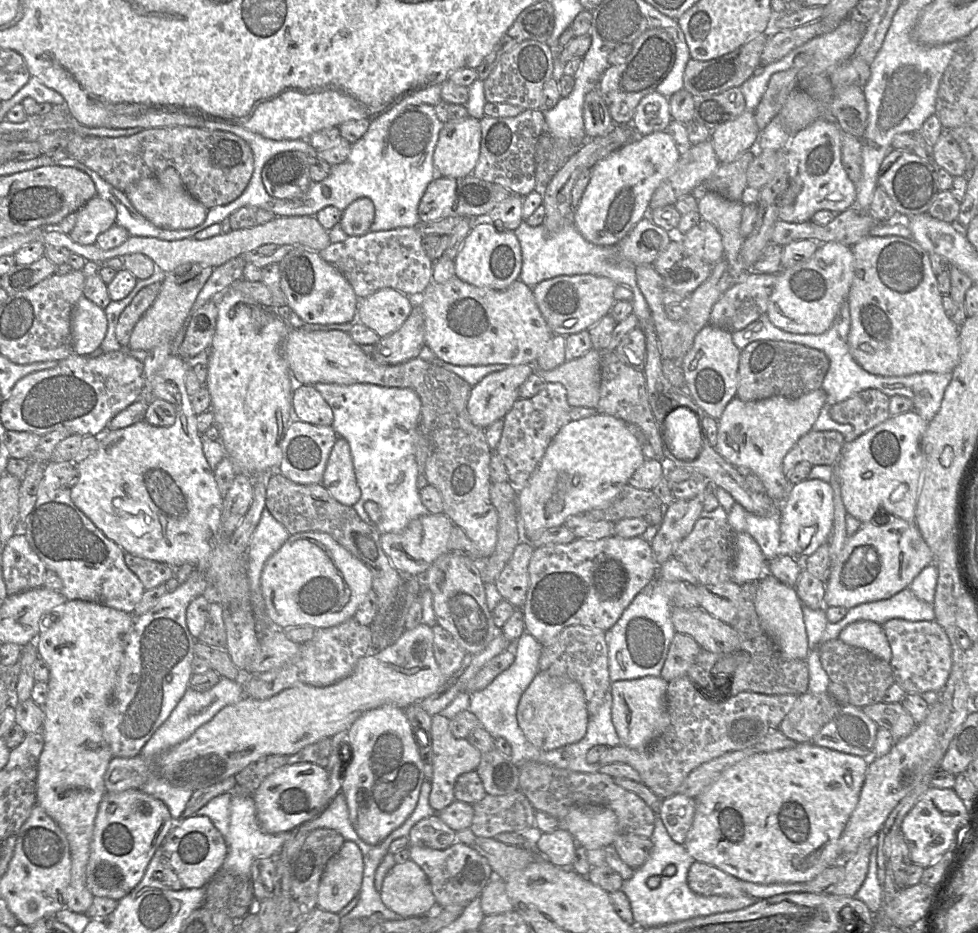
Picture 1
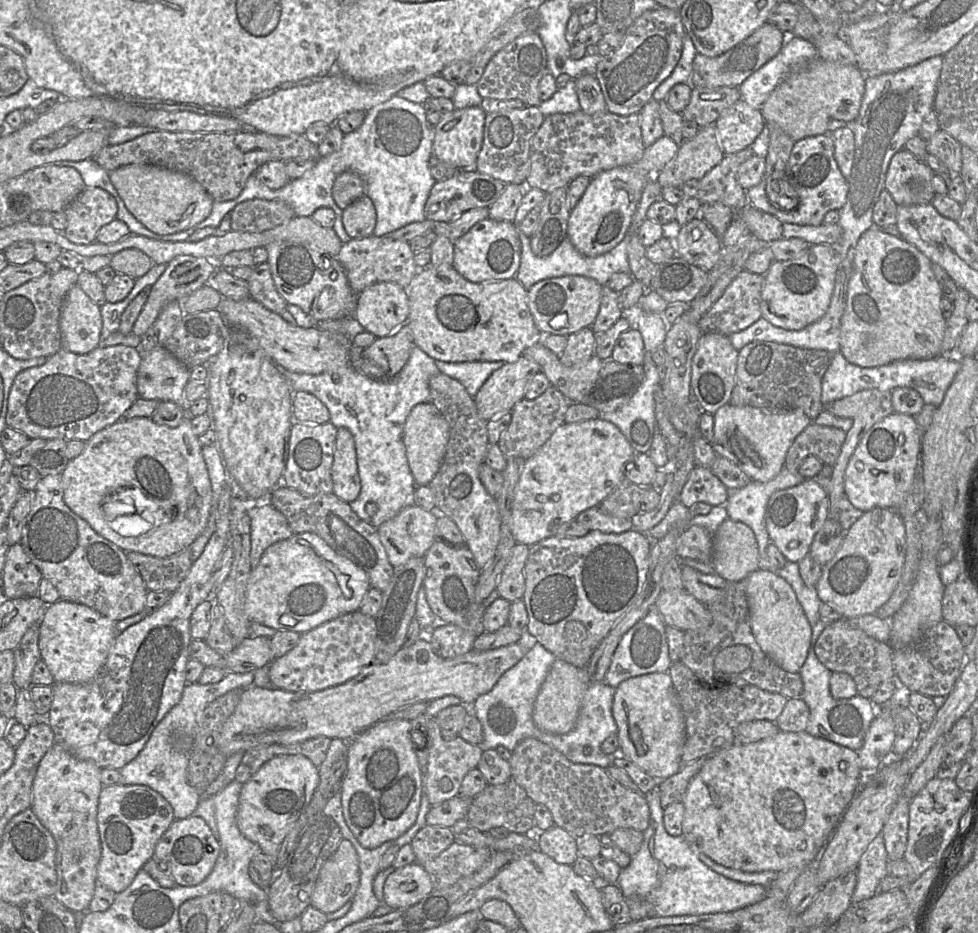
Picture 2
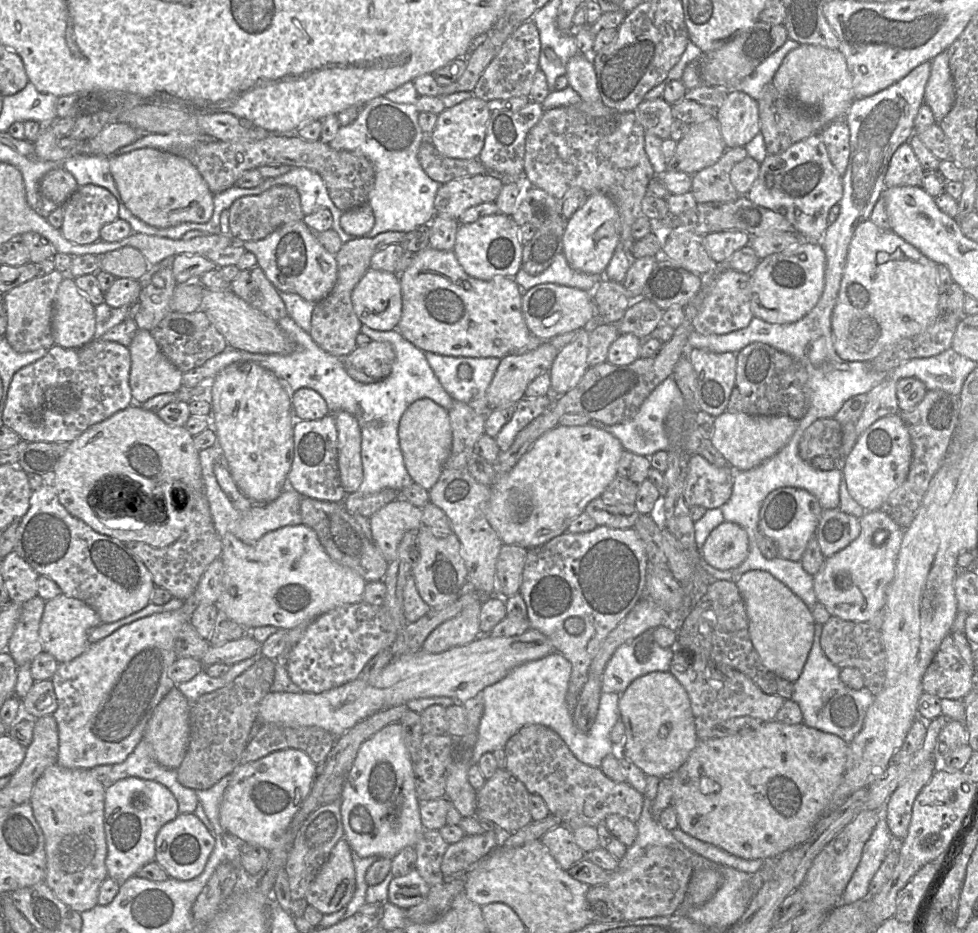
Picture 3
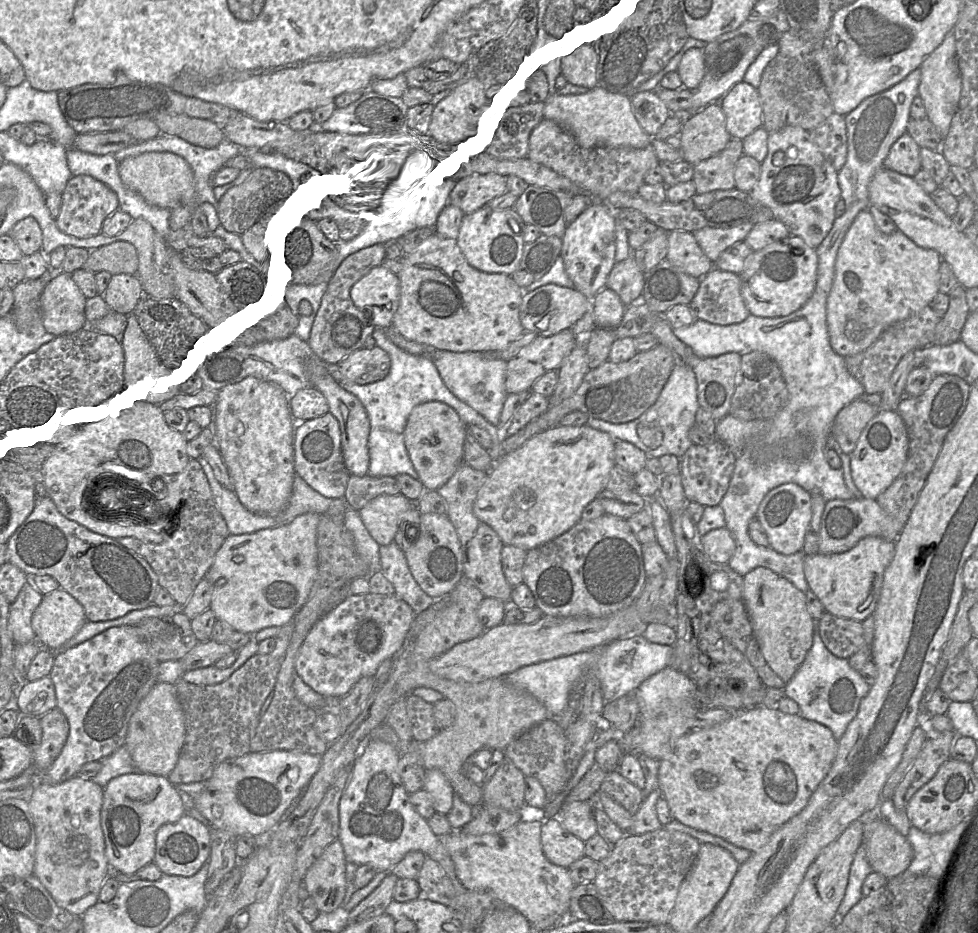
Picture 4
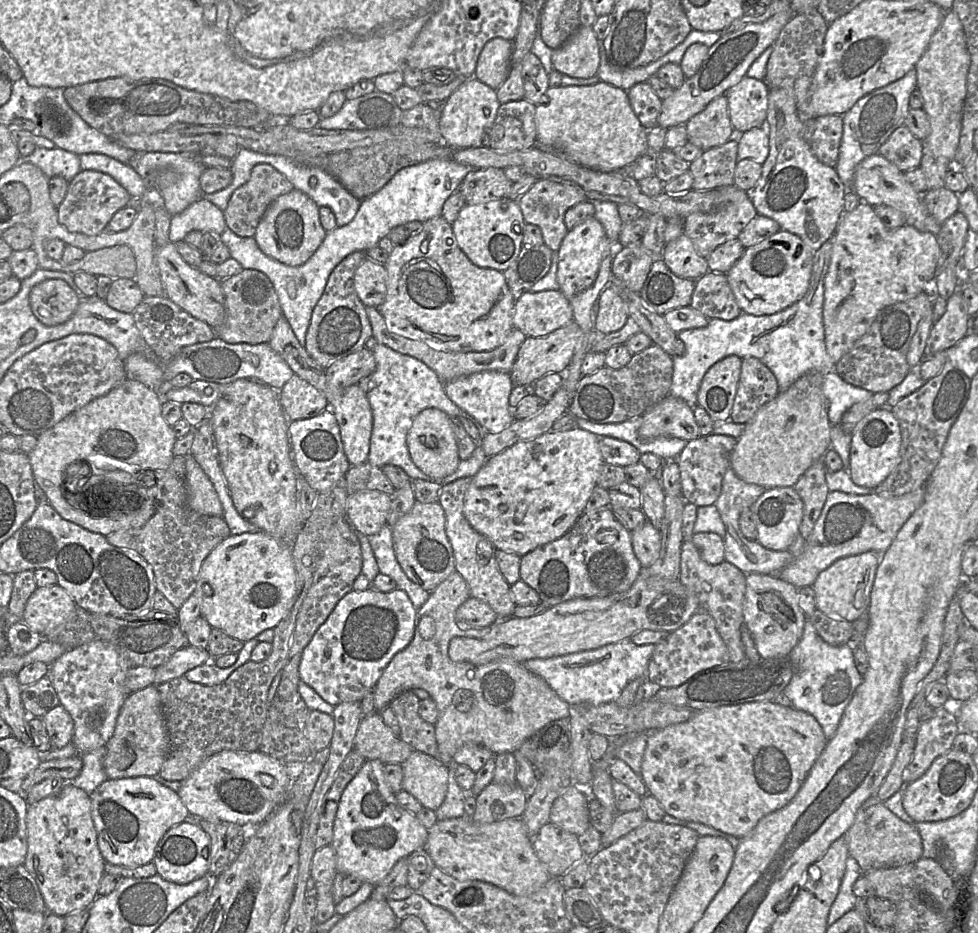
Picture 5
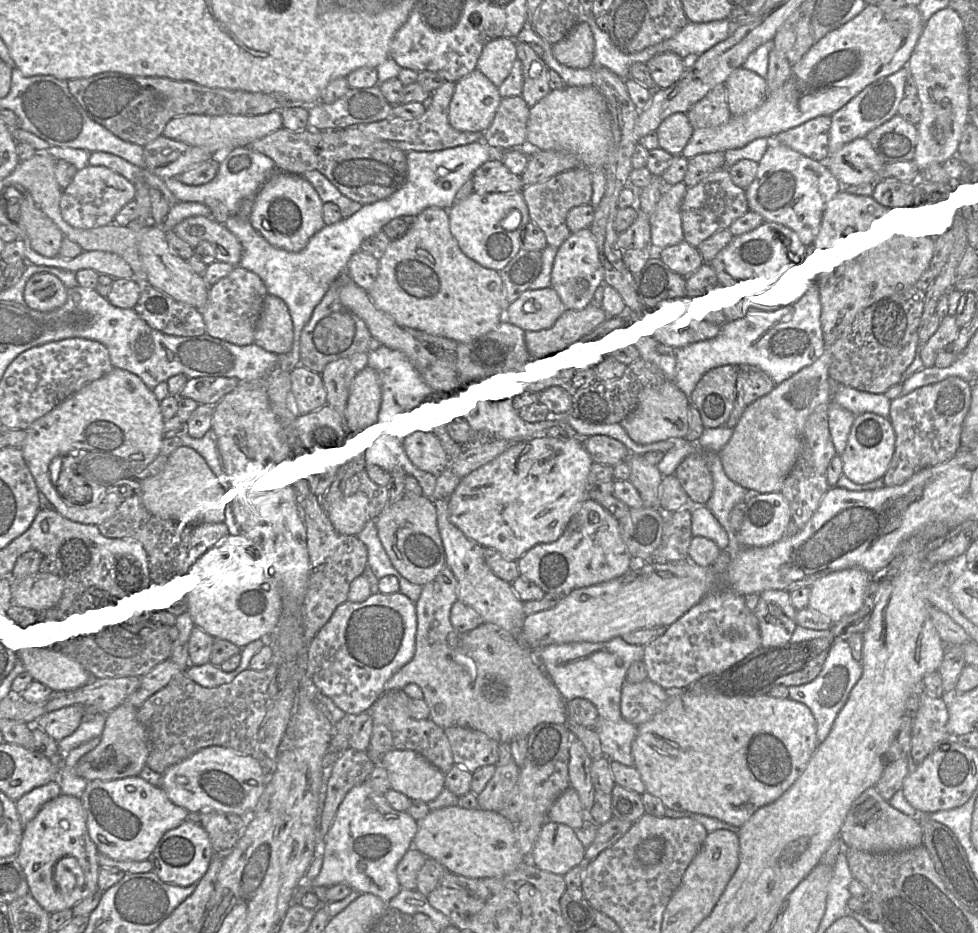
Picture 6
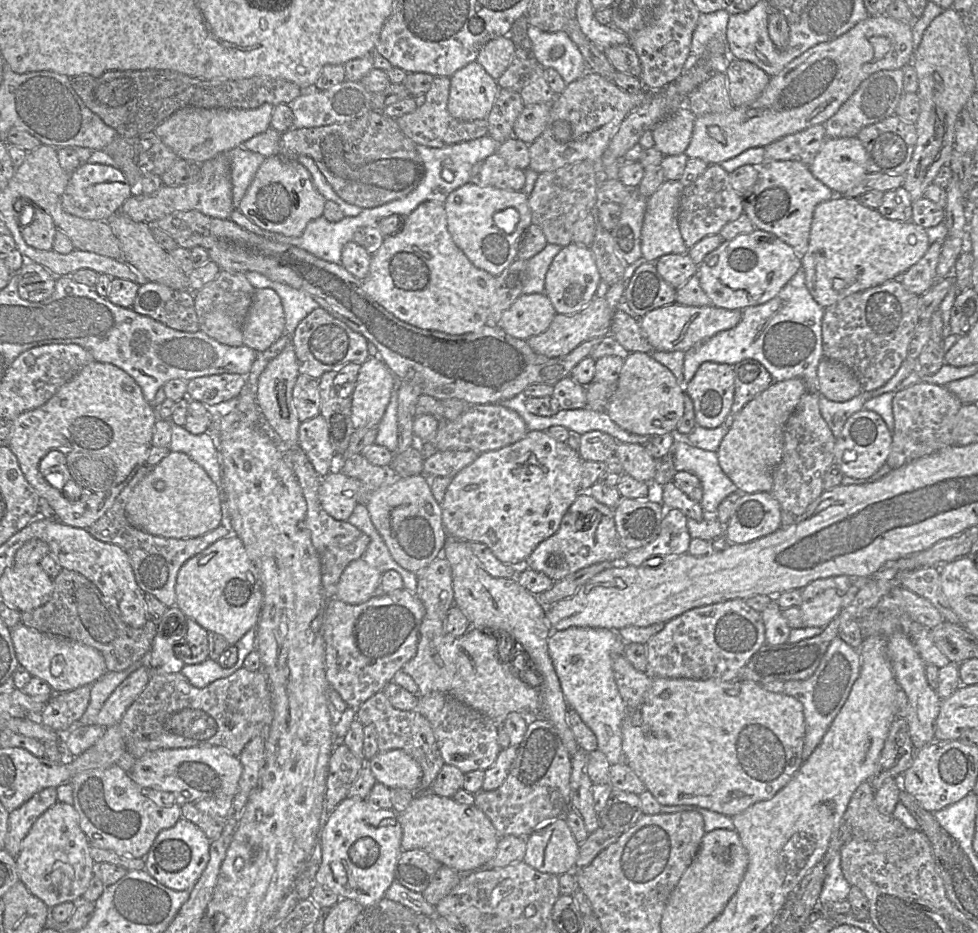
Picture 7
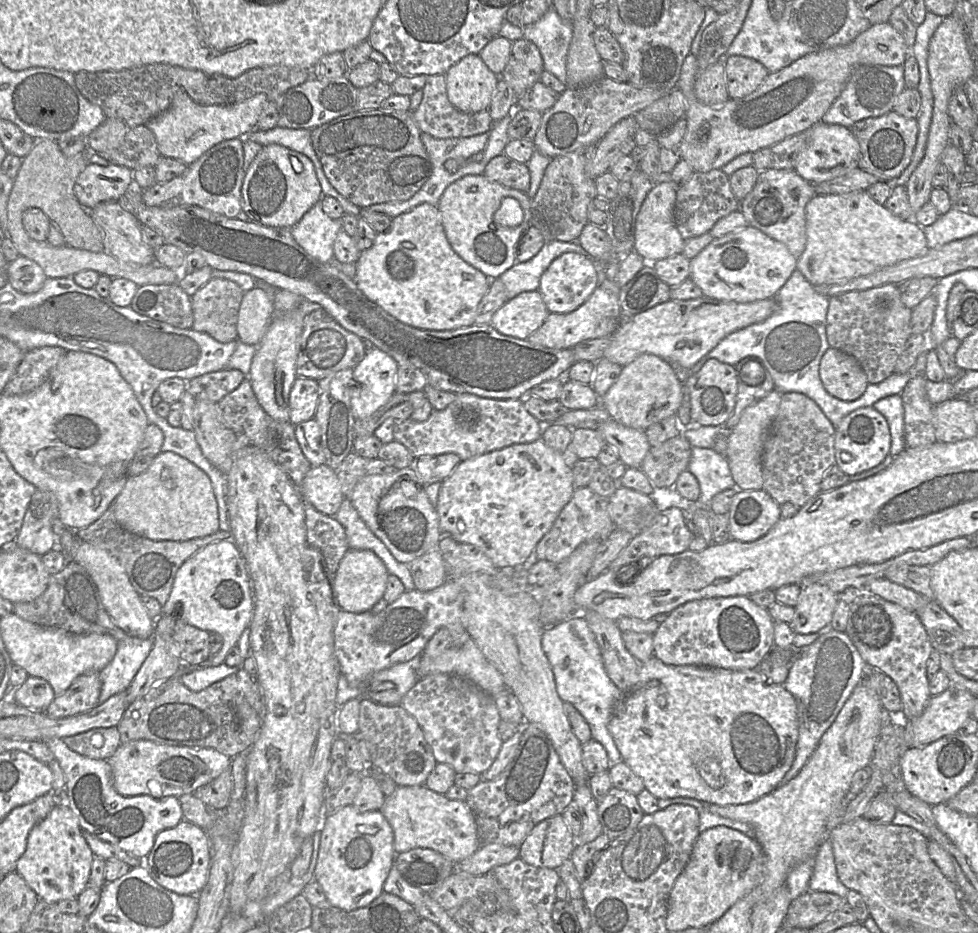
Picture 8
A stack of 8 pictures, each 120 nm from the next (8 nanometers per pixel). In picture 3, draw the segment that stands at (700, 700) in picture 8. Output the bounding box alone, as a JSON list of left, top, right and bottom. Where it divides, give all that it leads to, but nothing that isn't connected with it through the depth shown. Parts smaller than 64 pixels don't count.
[672,720,848,861]

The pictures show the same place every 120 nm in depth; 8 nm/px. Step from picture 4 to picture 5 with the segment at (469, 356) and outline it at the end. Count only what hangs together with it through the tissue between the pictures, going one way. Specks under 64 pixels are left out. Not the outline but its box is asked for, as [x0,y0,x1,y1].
[444,371,515,433]

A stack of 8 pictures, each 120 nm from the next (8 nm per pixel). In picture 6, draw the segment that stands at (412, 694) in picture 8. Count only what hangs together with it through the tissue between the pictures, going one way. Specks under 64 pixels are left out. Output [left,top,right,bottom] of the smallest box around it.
[444,726,498,773]

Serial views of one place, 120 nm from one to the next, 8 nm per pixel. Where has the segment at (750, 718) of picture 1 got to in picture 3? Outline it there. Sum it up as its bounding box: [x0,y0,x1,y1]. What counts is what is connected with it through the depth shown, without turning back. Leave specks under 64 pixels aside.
[671,649,785,740]

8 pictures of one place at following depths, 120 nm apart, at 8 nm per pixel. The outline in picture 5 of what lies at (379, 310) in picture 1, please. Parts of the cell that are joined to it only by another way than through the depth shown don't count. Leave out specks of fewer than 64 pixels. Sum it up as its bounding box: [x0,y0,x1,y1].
[354,258,387,308]

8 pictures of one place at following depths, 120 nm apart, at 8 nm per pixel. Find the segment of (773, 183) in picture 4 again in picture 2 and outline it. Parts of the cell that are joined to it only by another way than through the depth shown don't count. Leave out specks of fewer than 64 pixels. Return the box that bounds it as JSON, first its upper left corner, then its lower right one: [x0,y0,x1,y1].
[746,133,848,226]

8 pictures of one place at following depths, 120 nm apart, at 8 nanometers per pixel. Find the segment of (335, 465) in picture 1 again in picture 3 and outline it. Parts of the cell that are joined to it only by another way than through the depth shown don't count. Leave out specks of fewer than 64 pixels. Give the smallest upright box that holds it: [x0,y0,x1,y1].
[334,411,362,494]

